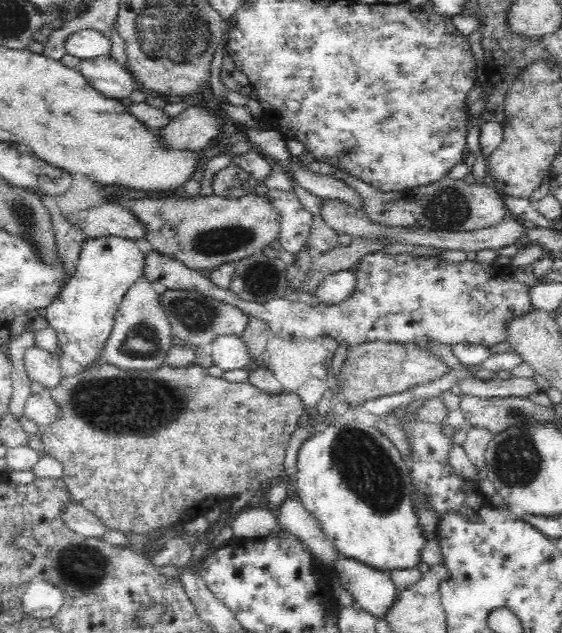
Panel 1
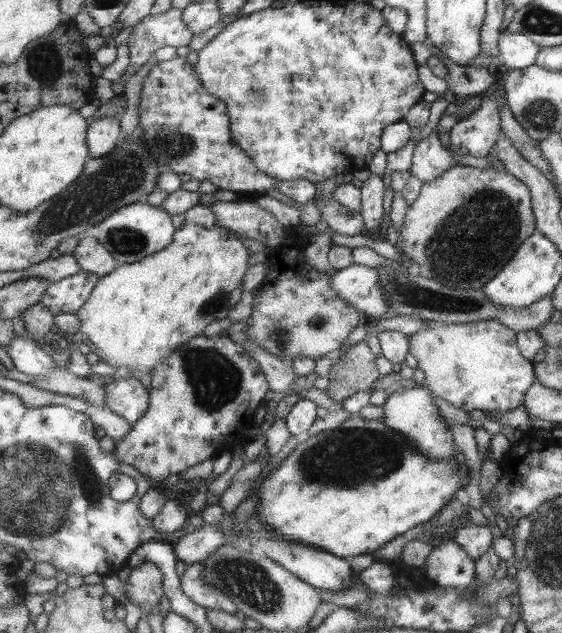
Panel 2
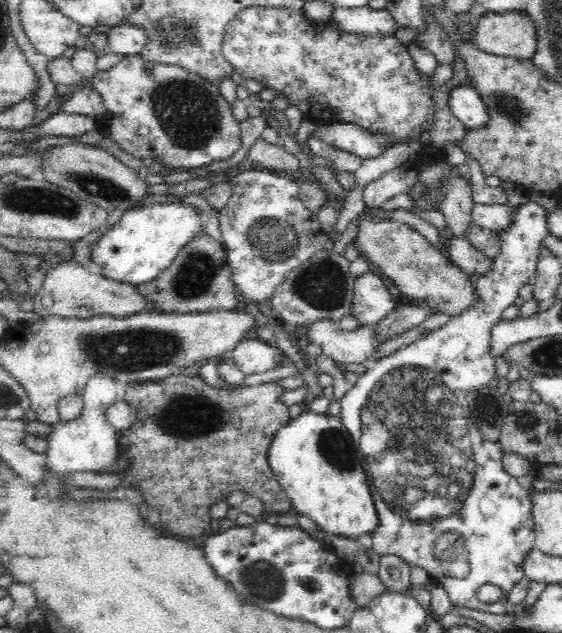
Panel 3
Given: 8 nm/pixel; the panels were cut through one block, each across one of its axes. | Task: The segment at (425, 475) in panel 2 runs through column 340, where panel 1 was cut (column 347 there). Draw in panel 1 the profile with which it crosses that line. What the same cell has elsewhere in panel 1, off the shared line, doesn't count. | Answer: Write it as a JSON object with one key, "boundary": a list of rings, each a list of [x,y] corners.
{"boundary":[[[330,424],[324,430],[318,430],[300,448],[294,484],[302,506],[320,524],[324,536],[342,558],[352,558],[390,574],[394,570],[414,570],[424,562],[424,548],[428,542],[414,508],[418,498],[414,470],[404,464],[396,446],[380,434],[378,428],[356,430],[350,426],[338,428]]]}

